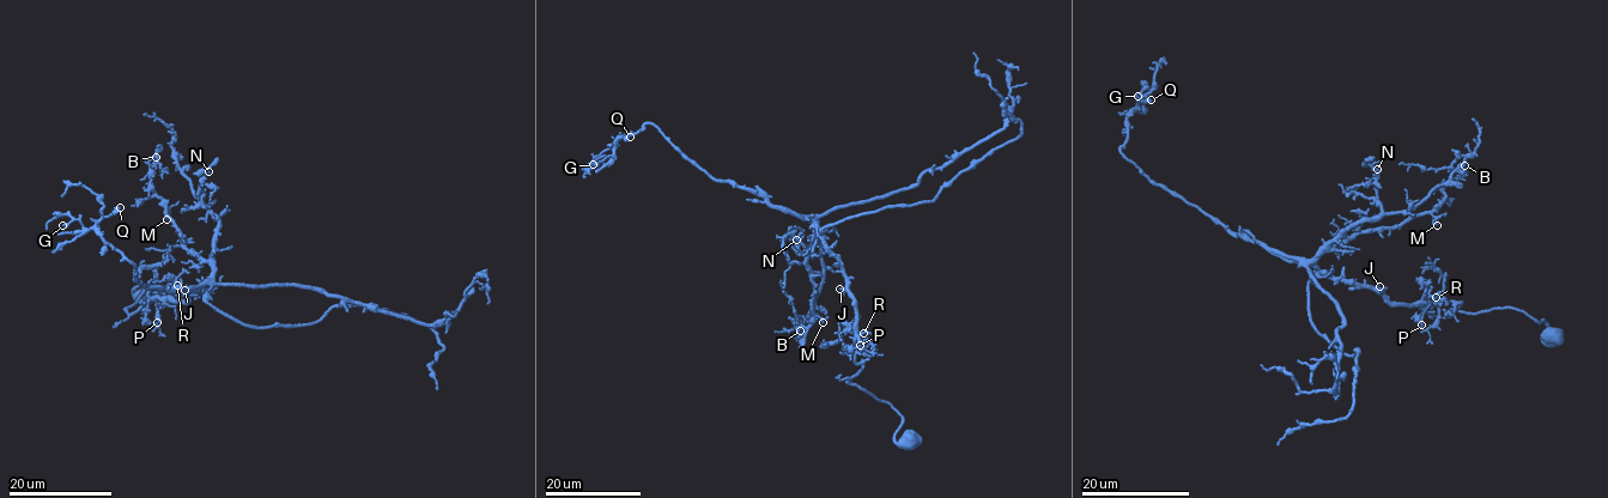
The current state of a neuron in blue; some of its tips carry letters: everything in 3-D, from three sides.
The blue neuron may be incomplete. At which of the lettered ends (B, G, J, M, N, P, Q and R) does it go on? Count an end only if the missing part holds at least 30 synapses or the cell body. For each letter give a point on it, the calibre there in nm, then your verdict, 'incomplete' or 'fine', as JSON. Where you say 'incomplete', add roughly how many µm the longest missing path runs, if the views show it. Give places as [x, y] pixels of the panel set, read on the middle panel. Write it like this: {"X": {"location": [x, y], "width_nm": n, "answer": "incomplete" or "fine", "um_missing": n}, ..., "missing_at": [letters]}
{"B": {"location": [800, 331], "width_nm": 130, "answer": "fine"}, "G": {"location": [593, 164], "width_nm": 100, "answer": "fine"}, "J": {"location": [839, 289], "width_nm": 110, "answer": "fine"}, "M": {"location": [823, 322], "width_nm": 130, "answer": "fine"}, "N": {"location": [796, 240], "width_nm": 150, "answer": "fine"}, "P": {"location": [860, 345], "width_nm": 70, "answer": "fine"}, "Q": {"location": [630, 137], "width_nm": 440, "answer": "fine"}, "R": {"location": [863, 333], "width_nm": 150, "answer": "fine"}, "missing_at": []}

